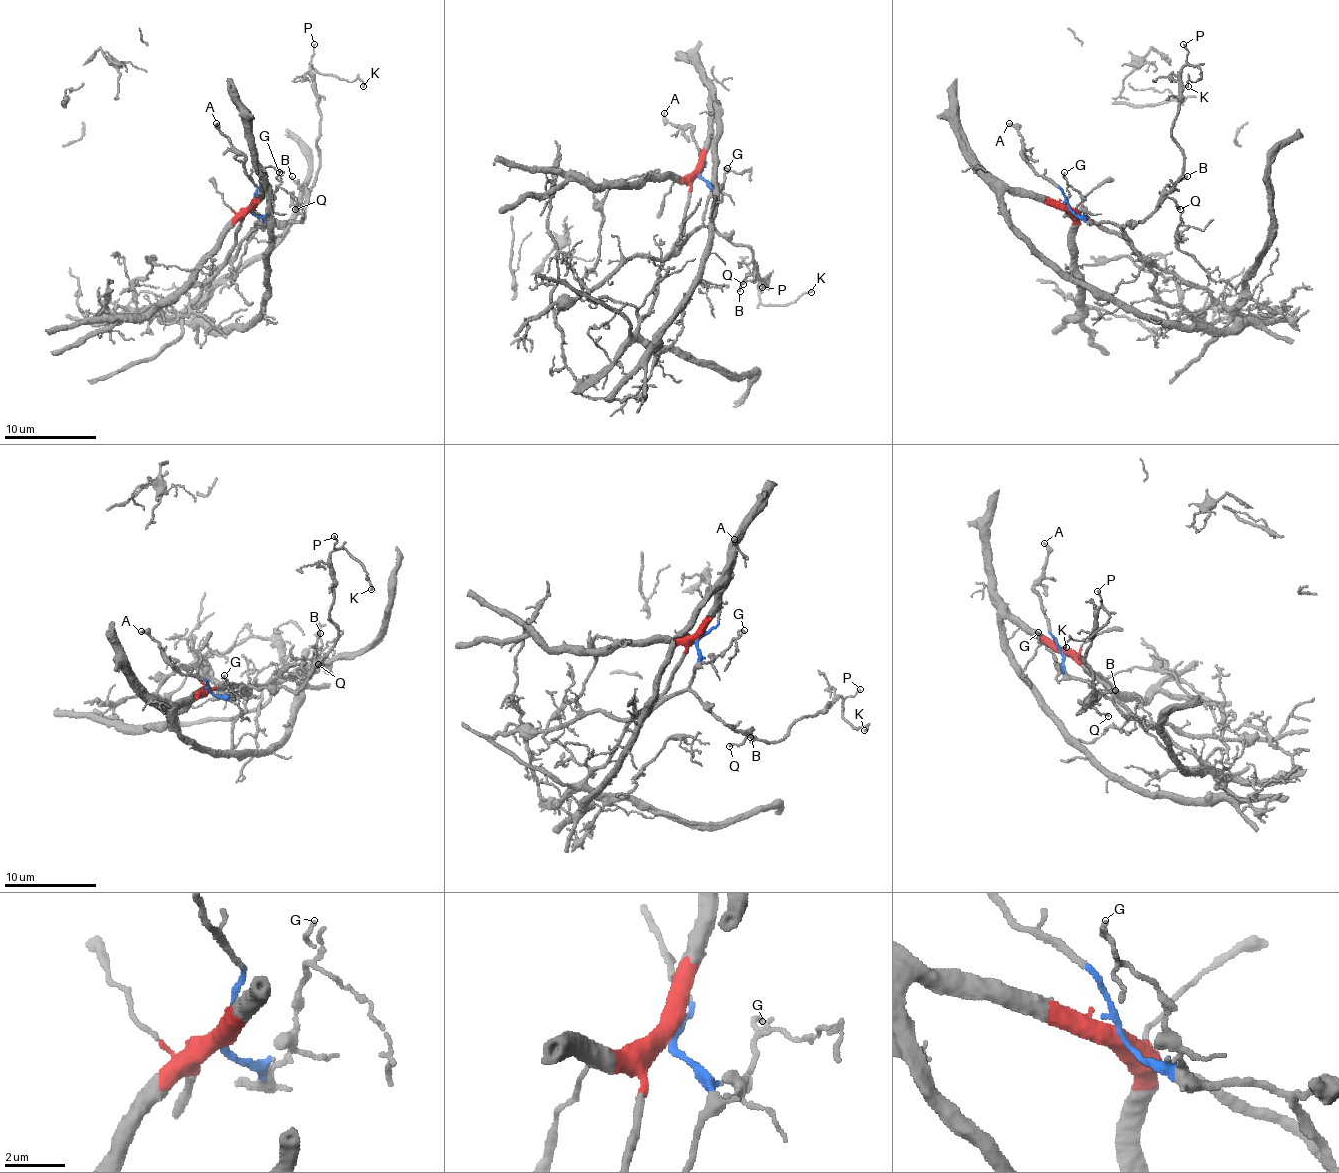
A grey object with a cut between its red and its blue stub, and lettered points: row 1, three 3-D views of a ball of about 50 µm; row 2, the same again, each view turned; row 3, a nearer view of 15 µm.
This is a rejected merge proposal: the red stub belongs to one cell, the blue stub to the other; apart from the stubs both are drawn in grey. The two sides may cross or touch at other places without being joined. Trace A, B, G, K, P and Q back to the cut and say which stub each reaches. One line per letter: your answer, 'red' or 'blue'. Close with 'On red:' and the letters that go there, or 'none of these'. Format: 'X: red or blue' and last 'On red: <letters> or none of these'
A: blue
B: blue
G: blue
K: blue
P: blue
Q: blue
On red: none of these

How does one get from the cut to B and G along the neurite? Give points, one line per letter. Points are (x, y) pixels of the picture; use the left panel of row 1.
B: (251, 207), (262, 221), (258, 226), (299, 221), (304, 217), (306, 191), (292, 175)
G: (251, 207), (262, 217), (274, 205), (274, 196), (281, 182), (278, 173)

